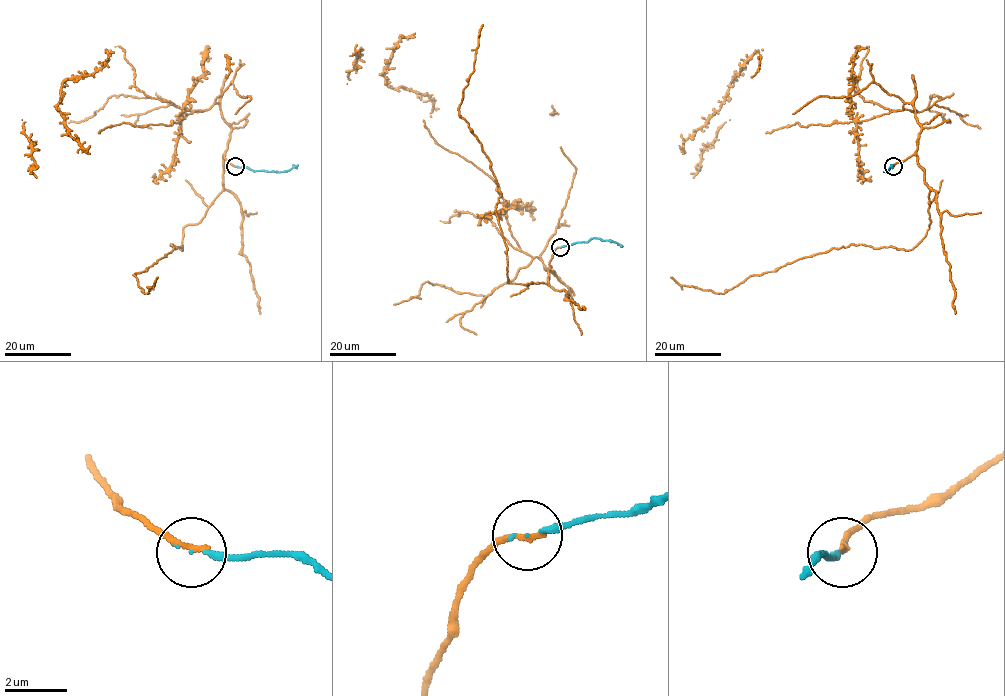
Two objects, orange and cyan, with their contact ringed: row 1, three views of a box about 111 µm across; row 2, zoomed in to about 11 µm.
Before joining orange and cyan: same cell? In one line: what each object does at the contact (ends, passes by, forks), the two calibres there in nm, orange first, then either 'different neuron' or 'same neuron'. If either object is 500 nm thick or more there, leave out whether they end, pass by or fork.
orange ends | cyan ends | 200/170 nm | same neuron

